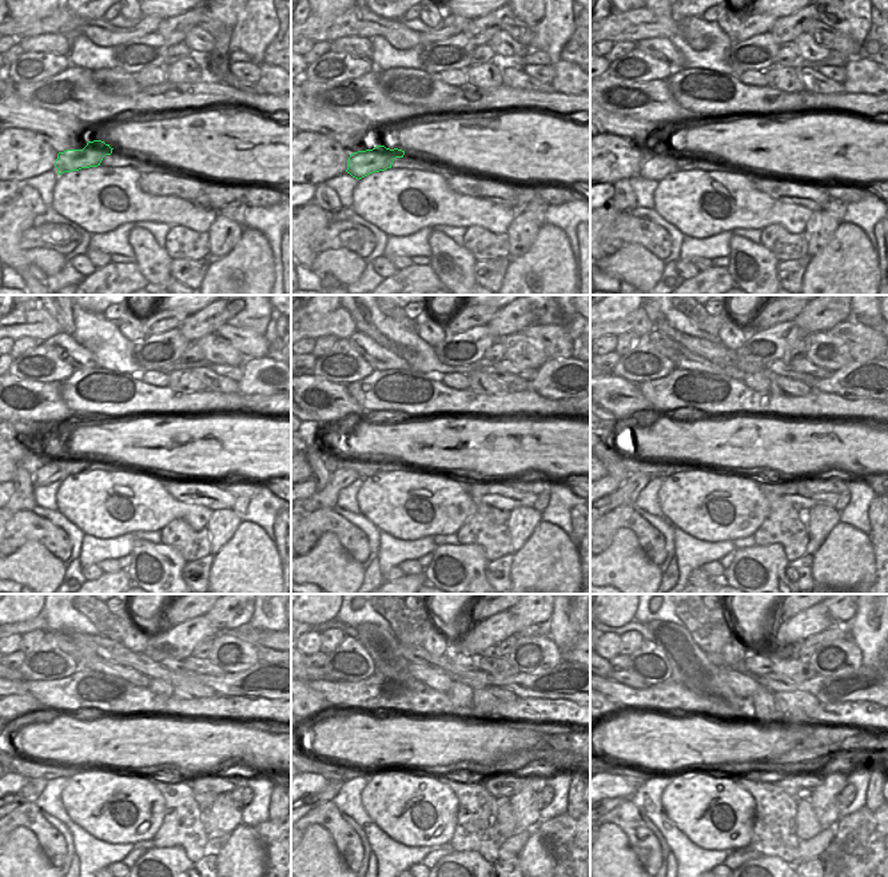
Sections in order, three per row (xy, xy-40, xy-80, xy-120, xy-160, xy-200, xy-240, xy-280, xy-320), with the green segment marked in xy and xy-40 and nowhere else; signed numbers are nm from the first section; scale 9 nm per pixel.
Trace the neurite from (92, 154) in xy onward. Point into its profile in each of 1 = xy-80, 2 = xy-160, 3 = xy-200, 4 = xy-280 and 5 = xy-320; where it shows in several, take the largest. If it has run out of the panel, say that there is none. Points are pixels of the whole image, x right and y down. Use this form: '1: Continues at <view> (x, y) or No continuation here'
1: Continues at xy-80 (658, 164)
2: Continues at xy-160 (326, 498)
3: Continues at xy-200 (626, 494)
4: Continues at xy-280 (331, 789)
5: Continues at xy-320 (617, 801).

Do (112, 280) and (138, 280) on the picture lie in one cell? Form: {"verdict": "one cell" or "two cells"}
{"verdict": "one cell"}

